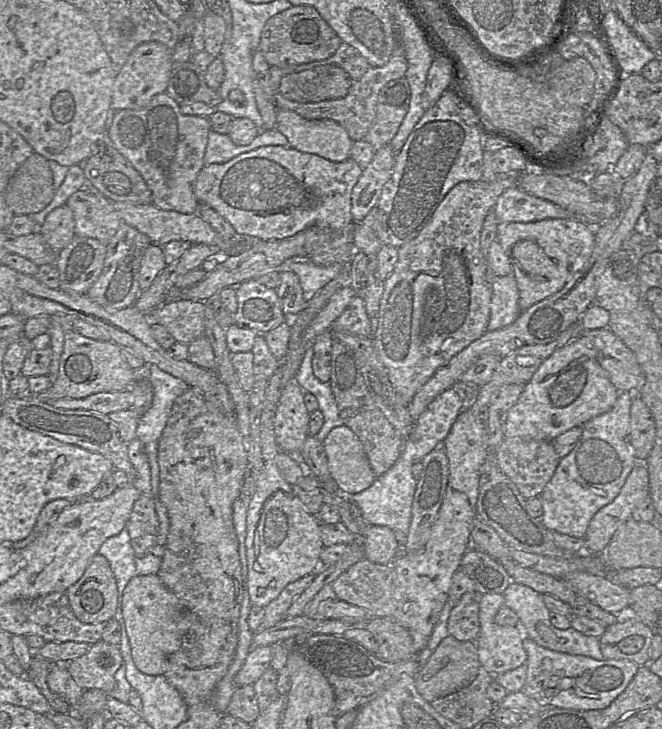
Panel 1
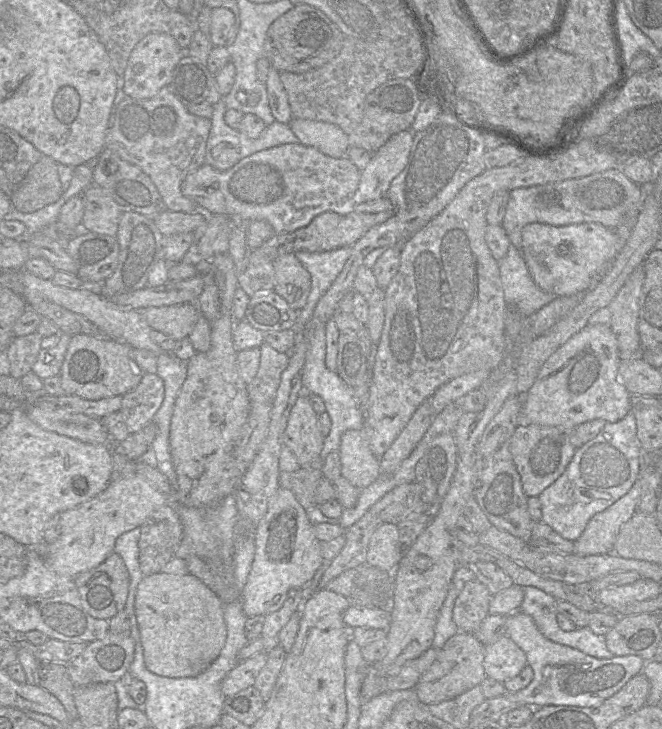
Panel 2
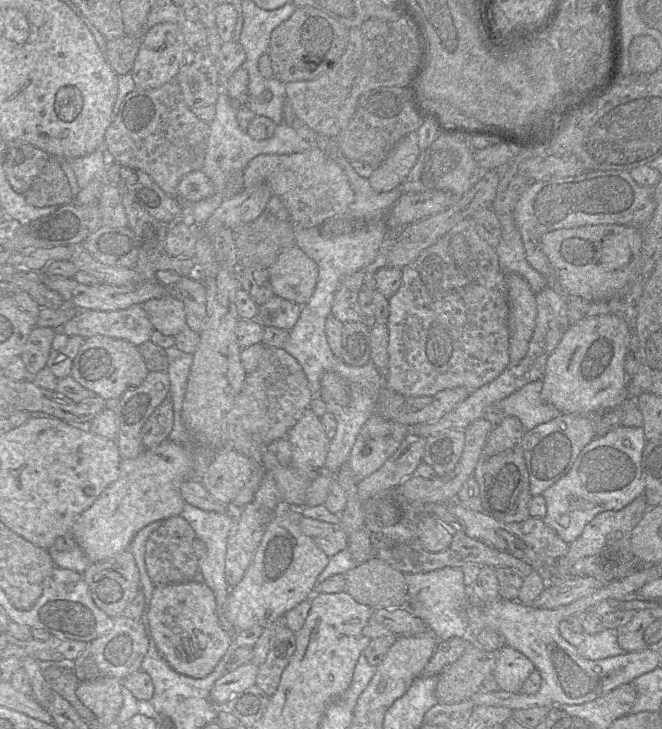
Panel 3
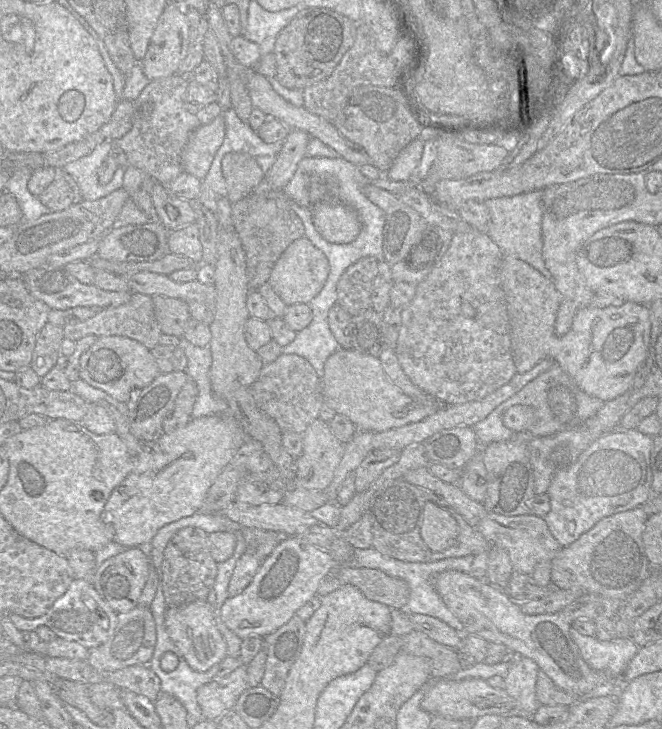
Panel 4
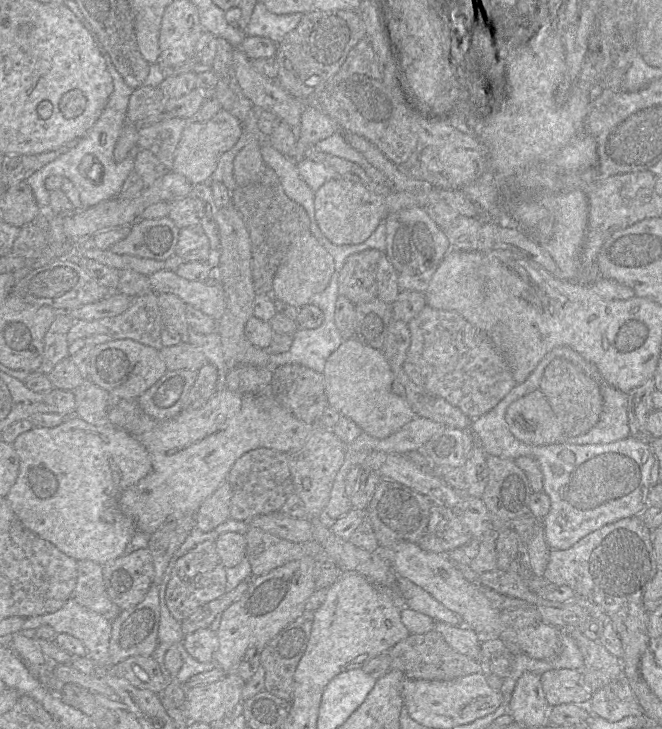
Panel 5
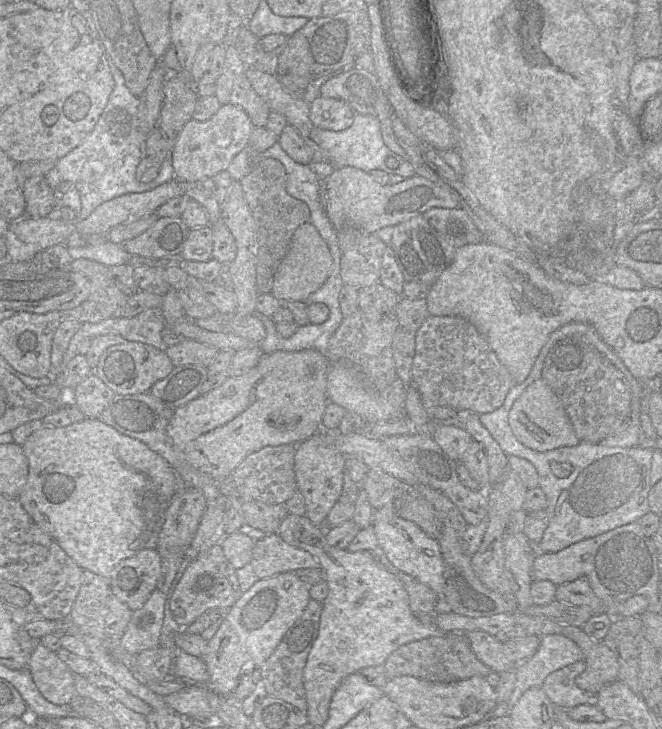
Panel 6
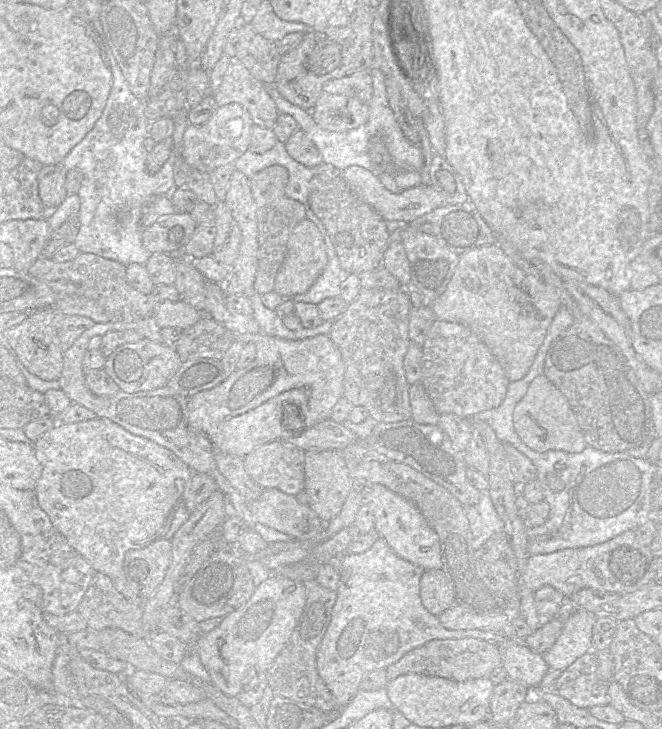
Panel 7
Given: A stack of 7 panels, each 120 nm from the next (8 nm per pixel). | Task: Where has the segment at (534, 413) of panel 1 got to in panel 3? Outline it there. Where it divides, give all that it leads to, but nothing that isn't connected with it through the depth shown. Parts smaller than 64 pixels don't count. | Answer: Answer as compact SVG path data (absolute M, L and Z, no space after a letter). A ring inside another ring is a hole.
M610 313L595 317L584 317L575 324L571 324L547 359L542 378L542 399L554 406L561 415L601 414L615 408L621 408L624 410L622 426L642 428L643 416L637 408L635 400L628 399L626 390L629 379L624 370L624 362L631 336L629 324L623 318Z

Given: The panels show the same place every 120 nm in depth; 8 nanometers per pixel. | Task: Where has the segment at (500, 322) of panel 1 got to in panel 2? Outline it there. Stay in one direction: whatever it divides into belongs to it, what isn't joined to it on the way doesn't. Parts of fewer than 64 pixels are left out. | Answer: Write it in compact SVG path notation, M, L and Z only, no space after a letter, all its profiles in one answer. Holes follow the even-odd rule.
M510 244L506 255L498 260L504 300L508 307L528 317L555 299L533 281L520 251Z

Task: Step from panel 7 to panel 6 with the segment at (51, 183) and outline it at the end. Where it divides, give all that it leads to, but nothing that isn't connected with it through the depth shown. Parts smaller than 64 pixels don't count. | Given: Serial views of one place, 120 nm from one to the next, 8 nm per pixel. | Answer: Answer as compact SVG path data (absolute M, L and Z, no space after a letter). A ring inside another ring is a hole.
M34 176L26 179L23 185L23 195L26 202L25 214L31 218L53 216L57 207L57 188L53 189L45 176Z

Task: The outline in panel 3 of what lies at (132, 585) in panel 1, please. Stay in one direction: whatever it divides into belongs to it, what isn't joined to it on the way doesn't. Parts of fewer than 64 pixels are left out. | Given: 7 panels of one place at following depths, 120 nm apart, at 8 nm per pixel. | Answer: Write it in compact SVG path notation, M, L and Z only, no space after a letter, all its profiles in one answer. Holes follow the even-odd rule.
M188 581L155 587L148 622L156 647L169 666L195 679L208 676L231 644L232 637L219 624L214 593L204 582Z

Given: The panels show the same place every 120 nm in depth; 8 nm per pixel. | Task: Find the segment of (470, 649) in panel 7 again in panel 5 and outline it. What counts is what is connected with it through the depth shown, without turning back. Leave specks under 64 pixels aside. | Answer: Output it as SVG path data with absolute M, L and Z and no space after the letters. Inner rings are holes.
M434 630L424 634L410 634L406 639L396 643L389 651L390 668L402 671L406 679L446 681L486 671L486 664L455 651L442 635Z

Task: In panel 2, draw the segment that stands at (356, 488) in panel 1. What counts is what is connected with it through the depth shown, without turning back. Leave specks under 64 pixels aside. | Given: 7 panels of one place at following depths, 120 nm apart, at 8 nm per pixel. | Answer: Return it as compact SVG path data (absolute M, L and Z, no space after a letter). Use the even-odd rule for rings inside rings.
M348 430L341 437L338 450L341 474L359 490L381 476L380 461L373 455L360 430Z

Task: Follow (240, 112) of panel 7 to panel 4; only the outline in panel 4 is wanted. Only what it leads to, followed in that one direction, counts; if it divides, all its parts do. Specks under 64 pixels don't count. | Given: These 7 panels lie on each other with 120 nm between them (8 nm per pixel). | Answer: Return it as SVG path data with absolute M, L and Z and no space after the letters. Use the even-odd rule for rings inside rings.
M221 115L192 132L182 155L183 171L203 180L224 141L225 134L225 120Z

